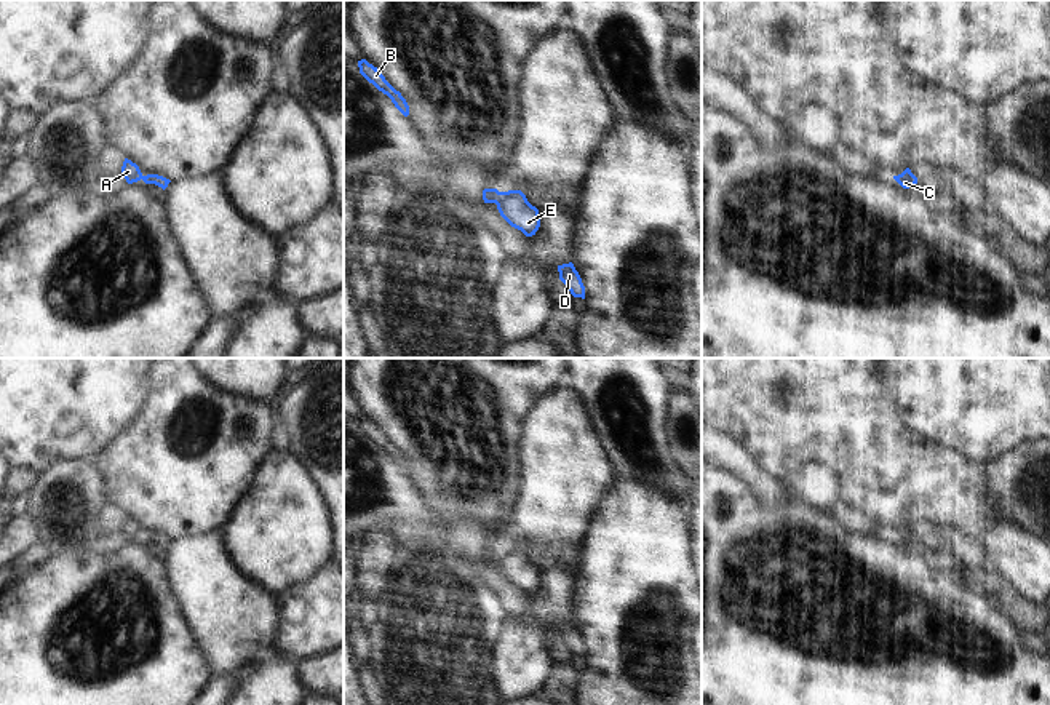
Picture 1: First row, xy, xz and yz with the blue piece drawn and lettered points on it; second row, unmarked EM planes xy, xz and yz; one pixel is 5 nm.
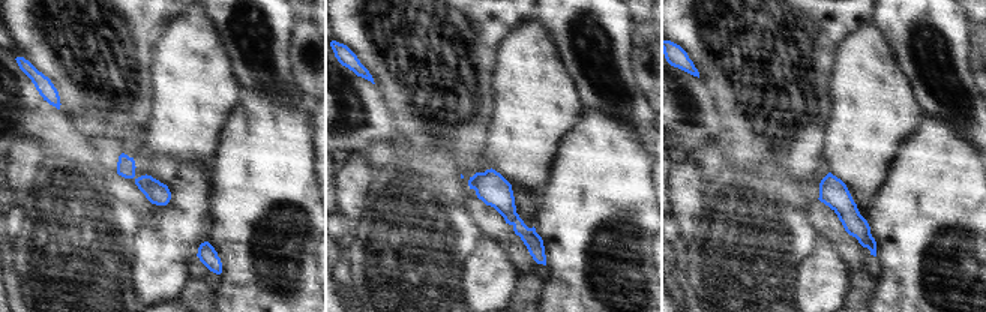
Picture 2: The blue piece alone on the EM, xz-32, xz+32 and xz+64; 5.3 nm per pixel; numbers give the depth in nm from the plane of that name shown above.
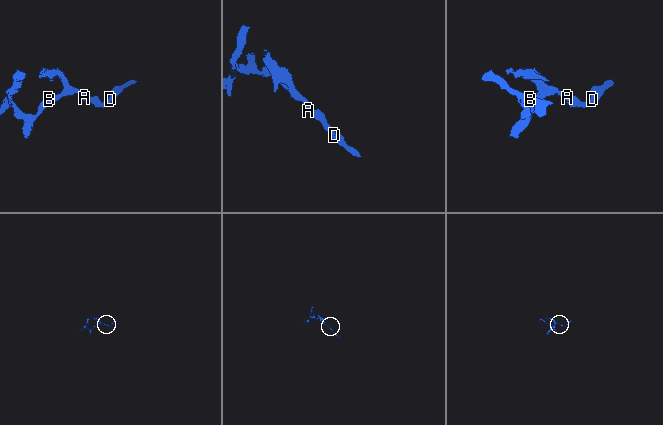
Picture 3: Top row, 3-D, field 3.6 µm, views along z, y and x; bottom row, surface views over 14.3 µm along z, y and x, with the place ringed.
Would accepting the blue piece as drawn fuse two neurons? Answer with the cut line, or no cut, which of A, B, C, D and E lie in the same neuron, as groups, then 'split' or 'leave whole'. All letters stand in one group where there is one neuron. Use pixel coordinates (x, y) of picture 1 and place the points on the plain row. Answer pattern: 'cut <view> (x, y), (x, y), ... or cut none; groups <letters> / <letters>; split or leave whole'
cut none; groups A B C D E; leave whole

